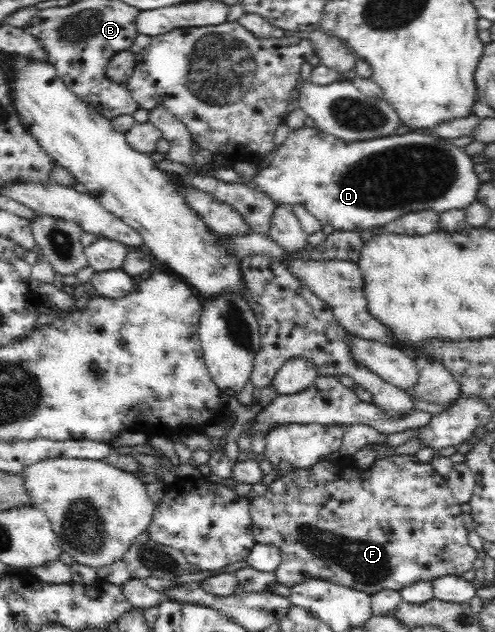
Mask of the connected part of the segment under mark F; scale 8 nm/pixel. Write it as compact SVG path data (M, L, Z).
M390 456L390 458L376 459L376 462L367 470L350 468L342 470L338 467L338 462L318 462L310 466L310 470L296 470L292 473L286 473L273 480L267 492L262 496L253 495L250 498L250 516L252 523L252 532L255 541L258 544L273 544L280 549L282 557L281 563L275 570L277 582L282 586L294 586L304 579L322 578L326 581L332 581L345 587L352 587L354 590L366 591L366 594L372 596L379 590L402 590L411 584L420 581L433 581L444 575L461 576L463 572L473 568L476 560L477 551L469 545L468 529L464 527L462 521L462 510L460 503L454 499L448 488L446 478L439 473L429 463L420 462L416 456Z

